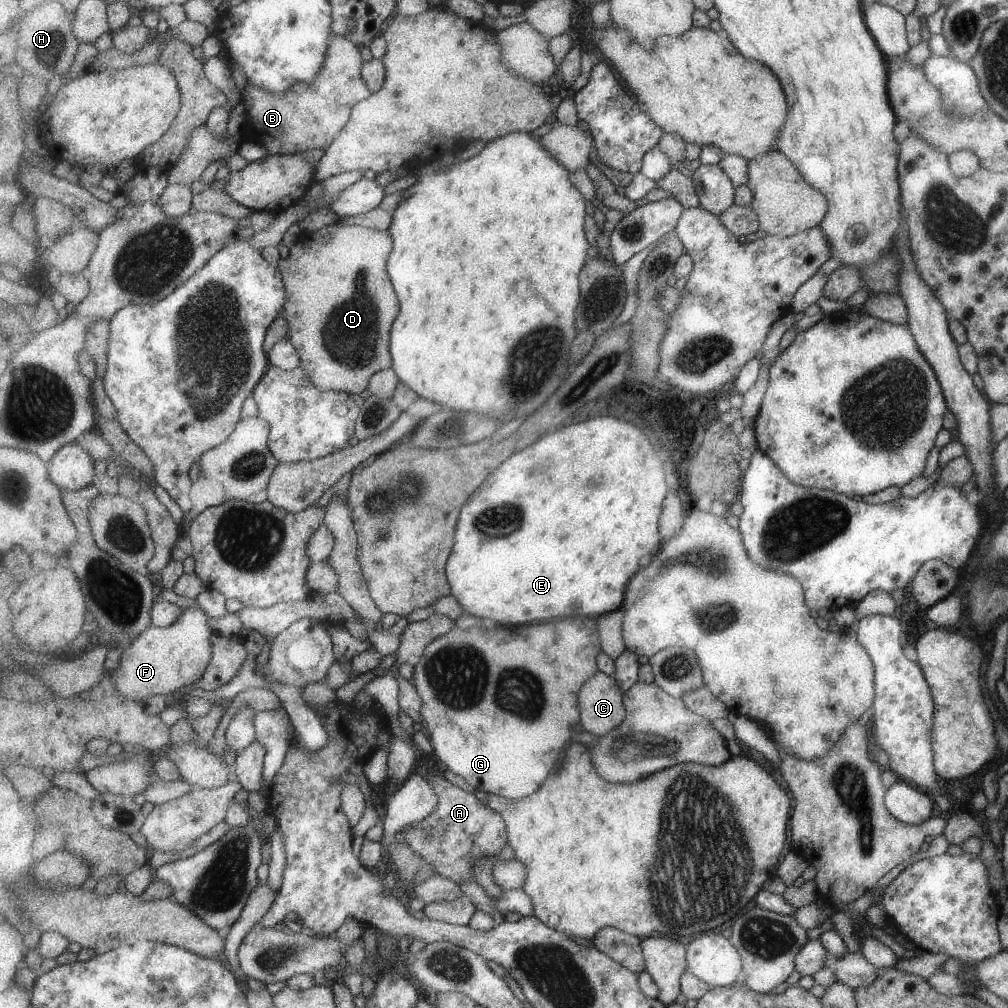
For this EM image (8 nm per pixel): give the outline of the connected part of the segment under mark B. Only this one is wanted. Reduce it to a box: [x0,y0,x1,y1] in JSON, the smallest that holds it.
[239,35,373,155]

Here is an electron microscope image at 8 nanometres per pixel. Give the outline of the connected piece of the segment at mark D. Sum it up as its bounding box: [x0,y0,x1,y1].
[281,222,399,395]

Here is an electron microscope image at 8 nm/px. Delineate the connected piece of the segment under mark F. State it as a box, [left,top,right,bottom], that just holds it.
[112,608,214,704]

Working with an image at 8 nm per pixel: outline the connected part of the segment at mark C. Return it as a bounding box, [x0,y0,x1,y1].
[579,671,627,737]

